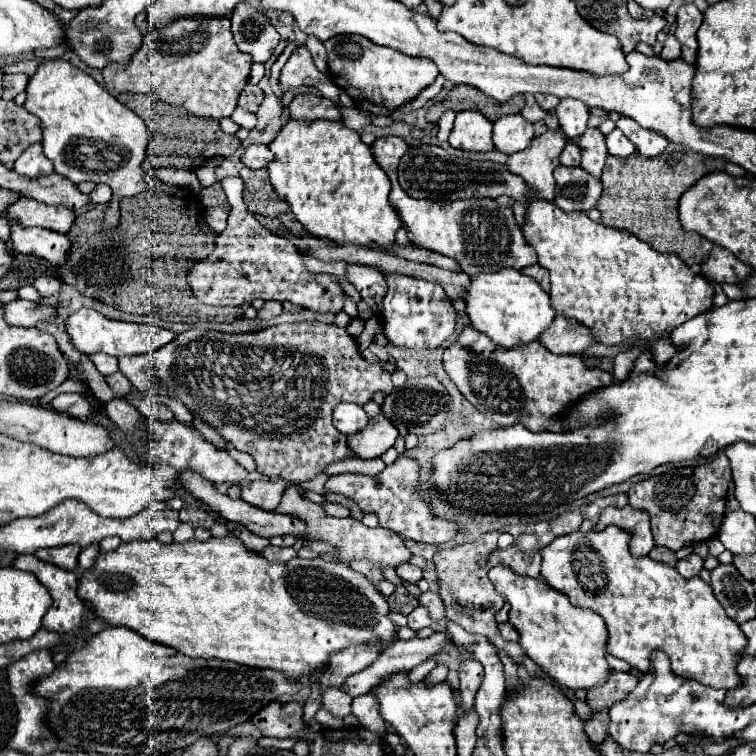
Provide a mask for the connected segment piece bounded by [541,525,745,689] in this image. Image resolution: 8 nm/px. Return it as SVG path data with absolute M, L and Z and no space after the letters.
M615 525L605 527L603 531L575 531L557 537L541 551L541 577L549 587L565 593L573 605L587 607L605 619L609 631L607 651L613 657L619 657L645 673L649 669L649 653L653 649L661 649L669 655L673 671L681 677L695 679L717 689L737 687L741 683L741 677L735 671L735 657L743 653L745 635L737 623L731 623L731 619L727 619L727 613L723 611L723 605L715 599L711 585L707 585L701 577L687 581L675 571L675 567L659 563L647 555L633 557L629 551L629 541L631 533L621 531Z

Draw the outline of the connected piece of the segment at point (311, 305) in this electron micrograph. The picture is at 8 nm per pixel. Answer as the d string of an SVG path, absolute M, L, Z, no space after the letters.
M239 175L223 177L221 187L231 203L227 229L219 235L213 253L195 261L187 273L193 295L205 305L247 305L253 299L291 301L311 311L339 313L343 309L343 289L335 275L309 273L295 245L281 235L265 229L243 203L243 179Z

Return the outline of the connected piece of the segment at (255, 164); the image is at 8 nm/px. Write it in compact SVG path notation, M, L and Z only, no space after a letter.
M249 145L245 149L245 153L241 155L241 161L245 167L249 169L261 169L261 167L267 167L271 163L273 155L269 151L267 145Z

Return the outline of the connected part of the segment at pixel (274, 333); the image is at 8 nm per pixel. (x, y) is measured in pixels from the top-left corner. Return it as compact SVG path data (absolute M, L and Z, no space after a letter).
M321 321L283 323L239 335L191 329L153 353L119 359L119 367L135 389L177 397L191 413L199 413L239 451L255 459L257 473L269 479L283 477L289 483L311 481L325 473L327 465L341 459L355 459L347 437L331 423L331 413L337 403L365 405L371 401L373 393L389 393L393 389L391 373L387 373L381 363L367 363L357 349L357 341L343 327Z

